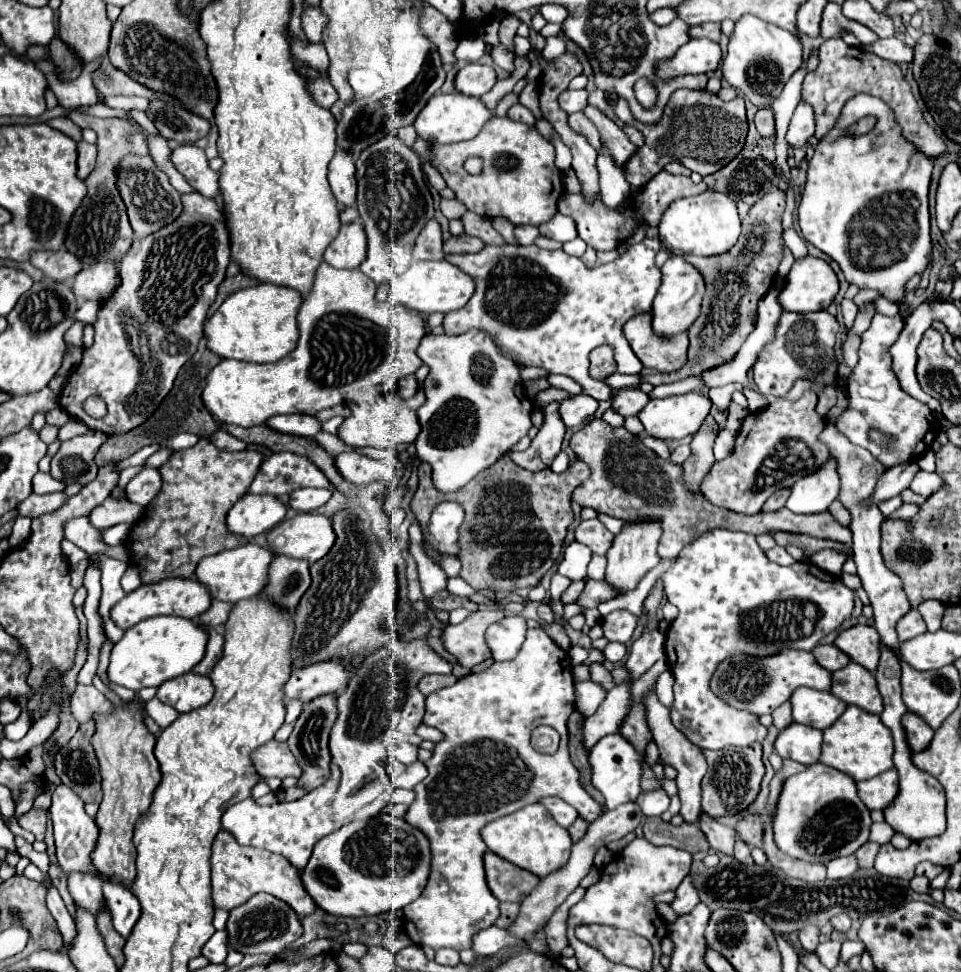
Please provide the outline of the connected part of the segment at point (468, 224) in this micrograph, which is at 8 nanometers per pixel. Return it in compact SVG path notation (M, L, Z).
M465 212L461 216L463 220L463 226L465 226L465 232L467 234L473 234L477 238L481 238L483 242L491 242L491 244L503 244L503 238L501 234L497 234L491 226L491 220L489 218L483 218L483 216L477 216L473 212Z

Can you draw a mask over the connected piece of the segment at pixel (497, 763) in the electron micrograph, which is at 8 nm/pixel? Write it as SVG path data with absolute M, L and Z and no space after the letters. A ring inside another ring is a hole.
M527 628L527 638L513 660L495 662L491 668L479 674L467 674L457 684L437 690L425 698L425 718L427 726L435 726L445 734L445 740L435 744L431 760L425 762L429 776L415 786L415 800L409 806L405 820L423 830L431 842L431 874L425 890L417 900L405 906L405 932L417 946L455 948L463 950L471 946L471 936L495 922L499 916L499 902L491 894L483 872L483 854L487 852L479 830L527 804L533 804L545 796L557 796L571 804L579 816L593 822L601 808L599 804L581 788L579 772L569 760L567 752L567 718L575 710L575 682L571 676L571 658L561 650L547 632L539 628ZM537 726L553 726L561 734L559 750L553 756L539 754L531 748L529 736Z

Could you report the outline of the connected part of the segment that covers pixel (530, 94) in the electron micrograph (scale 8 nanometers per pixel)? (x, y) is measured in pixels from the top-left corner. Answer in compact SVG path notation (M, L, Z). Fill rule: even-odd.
M529 82L529 84L523 88L523 92L519 94L519 102L521 102L525 108L529 108L537 120L543 118L541 108L539 108L539 86L537 86L537 82Z

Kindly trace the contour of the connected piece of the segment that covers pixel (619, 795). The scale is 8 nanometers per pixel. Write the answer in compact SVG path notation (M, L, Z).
M621 734L603 736L591 748L591 752L589 752L589 764L591 764L591 770L593 770L591 782L603 794L606 808L613 810L619 804L627 804L627 802L635 802L637 800L637 796L641 794L641 788L639 788L641 760L643 760L643 756L639 756L633 750L633 746Z

